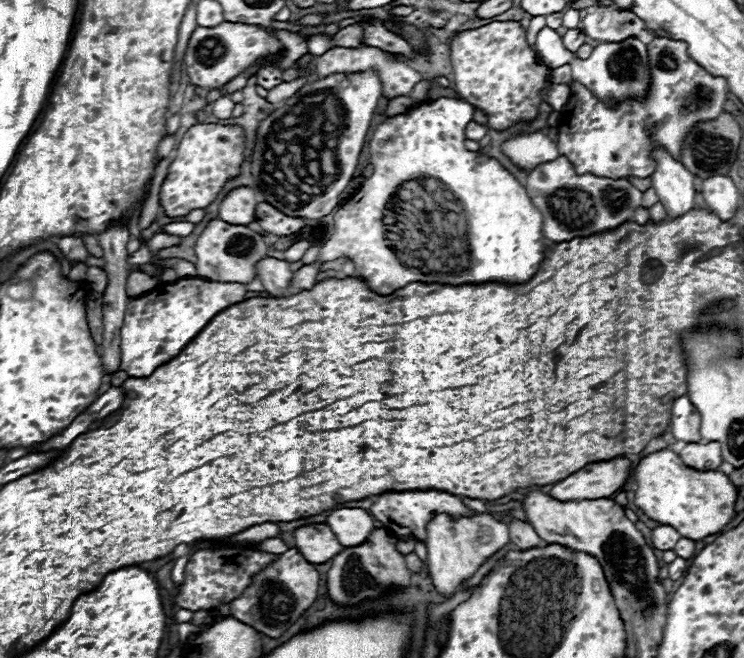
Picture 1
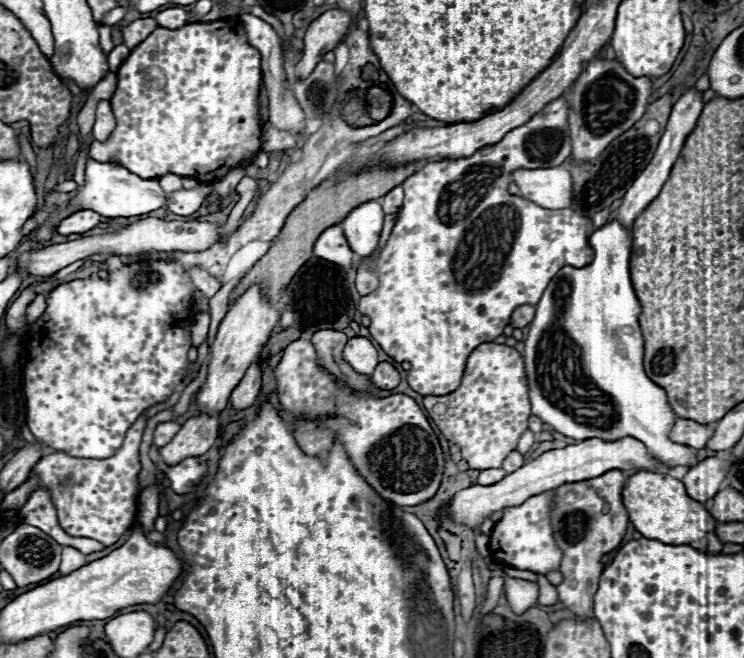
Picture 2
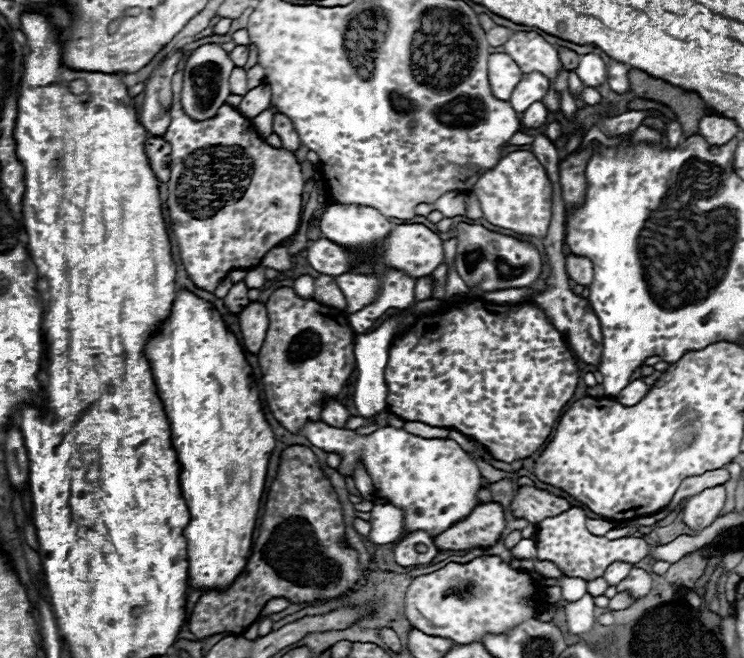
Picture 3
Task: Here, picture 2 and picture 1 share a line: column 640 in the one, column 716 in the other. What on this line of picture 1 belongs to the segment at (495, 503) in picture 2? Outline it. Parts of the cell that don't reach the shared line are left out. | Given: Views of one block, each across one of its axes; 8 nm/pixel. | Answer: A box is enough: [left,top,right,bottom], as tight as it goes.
[678,442,722,472]

